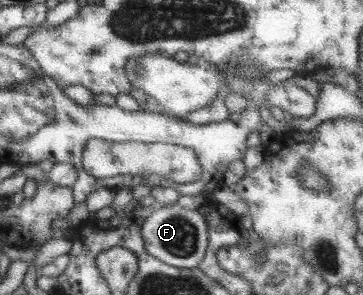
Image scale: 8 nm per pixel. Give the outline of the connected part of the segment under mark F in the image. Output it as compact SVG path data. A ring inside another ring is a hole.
M179 205L158 206L141 225L145 247L149 254L173 267L197 268L203 261L208 247L208 226L198 210Z

